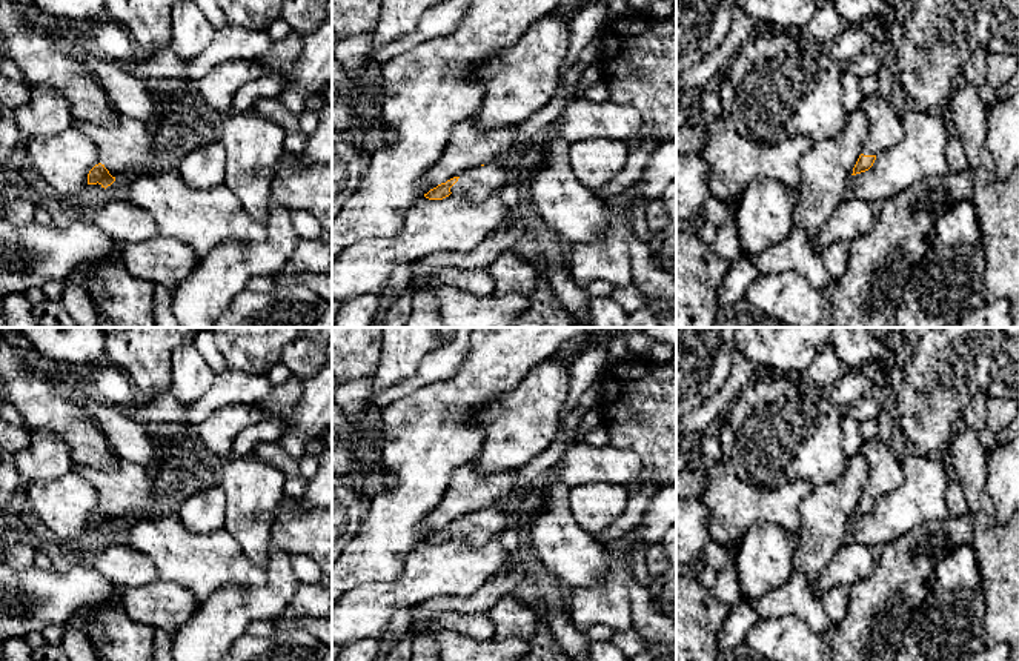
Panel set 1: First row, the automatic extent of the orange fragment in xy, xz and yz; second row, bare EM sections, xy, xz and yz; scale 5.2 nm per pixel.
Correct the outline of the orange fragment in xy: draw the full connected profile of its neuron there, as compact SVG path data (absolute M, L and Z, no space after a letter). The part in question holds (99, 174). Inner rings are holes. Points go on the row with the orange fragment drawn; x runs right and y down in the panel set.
M95 164L88 174L88 184L100 184L101 188L108 188L115 181L115 177L109 174L105 164Z

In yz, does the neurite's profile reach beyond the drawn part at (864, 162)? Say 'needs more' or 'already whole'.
needs more

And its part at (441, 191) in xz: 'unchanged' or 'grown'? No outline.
grown

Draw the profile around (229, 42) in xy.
M224 25L215 29L211 45L194 60L184 61L166 48L154 55L140 49L120 61L120 68L138 78L181 78L188 81L201 80L214 66L227 60L254 60L272 48L274 40L267 31L249 31L238 26Z

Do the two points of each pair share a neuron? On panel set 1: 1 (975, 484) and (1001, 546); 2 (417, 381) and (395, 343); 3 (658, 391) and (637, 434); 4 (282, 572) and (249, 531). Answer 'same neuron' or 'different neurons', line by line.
1: same neuron
2: different neurons
3: same neuron
4: different neurons

